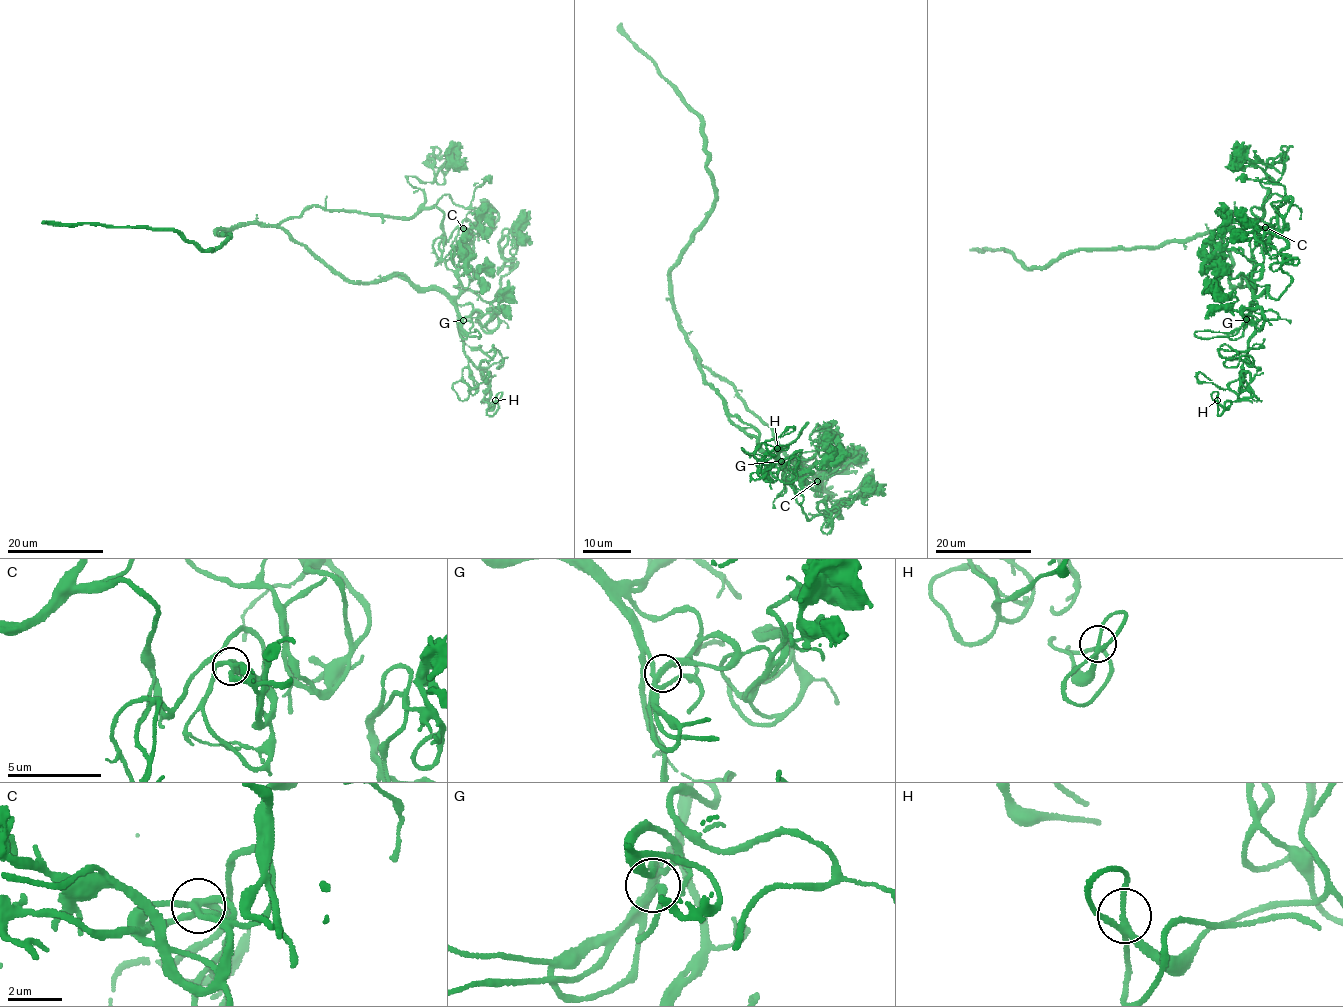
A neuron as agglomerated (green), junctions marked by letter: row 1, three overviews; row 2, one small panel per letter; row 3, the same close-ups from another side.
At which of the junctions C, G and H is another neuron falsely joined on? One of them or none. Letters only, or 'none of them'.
none of them

